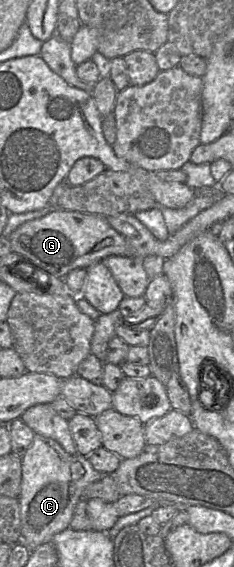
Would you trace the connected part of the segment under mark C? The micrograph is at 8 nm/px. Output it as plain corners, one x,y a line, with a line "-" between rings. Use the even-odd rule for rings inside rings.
35,434
32,444
22,457
19,543
32,551
50,542
55,534
69,528
74,509
83,498
84,489
106,475
110,474
96,471
86,456
69,454
56,440

